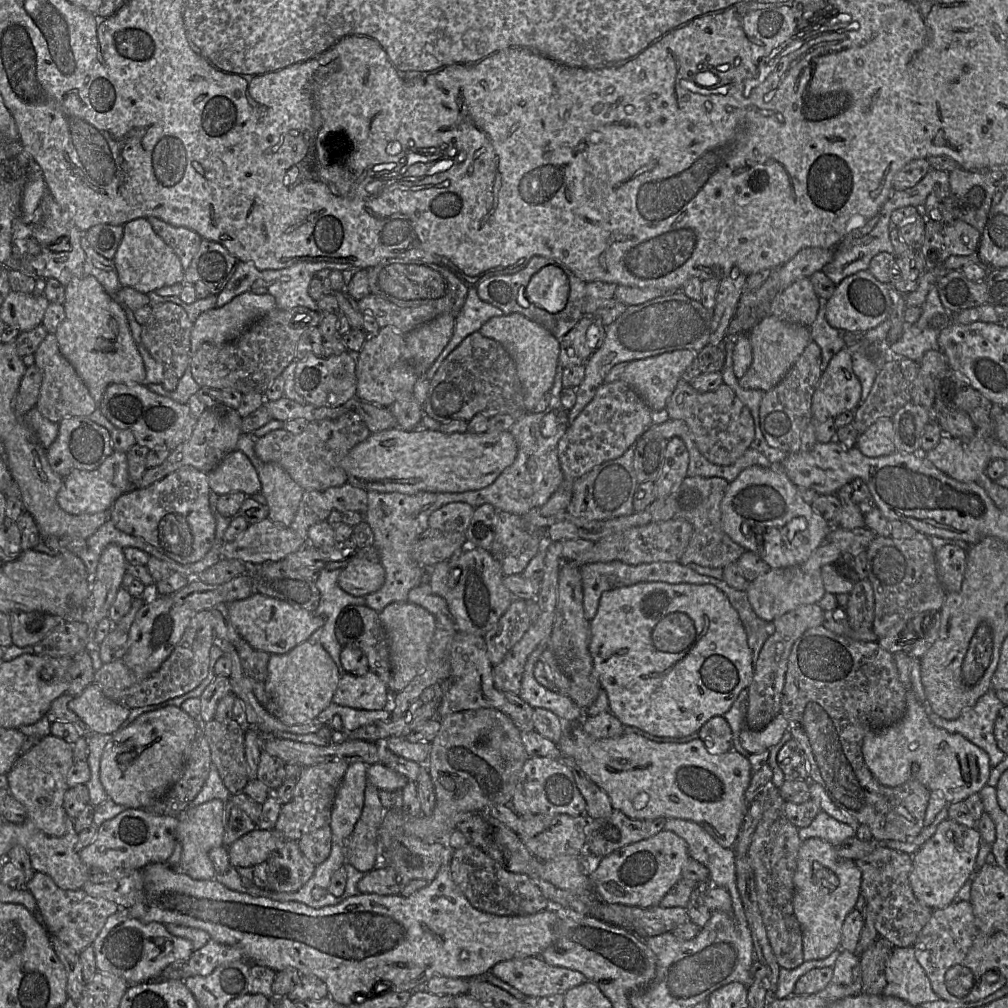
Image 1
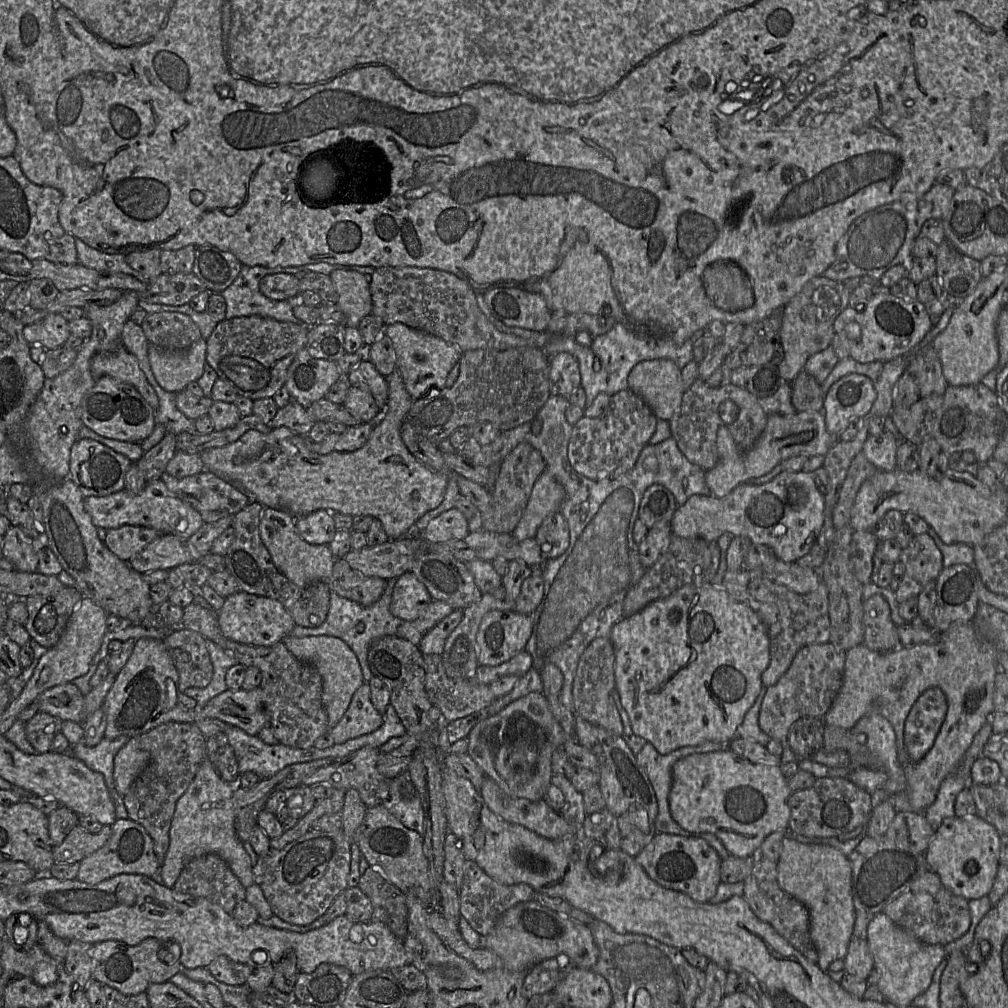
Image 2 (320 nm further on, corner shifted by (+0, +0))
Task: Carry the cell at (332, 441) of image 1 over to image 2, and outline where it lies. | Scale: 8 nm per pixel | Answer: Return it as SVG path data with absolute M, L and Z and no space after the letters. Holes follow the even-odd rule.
M376 421L361 423L348 427L342 433L329 433L322 441L314 442L304 436L306 446L318 454L328 454L333 451L351 452L361 448L371 435Z

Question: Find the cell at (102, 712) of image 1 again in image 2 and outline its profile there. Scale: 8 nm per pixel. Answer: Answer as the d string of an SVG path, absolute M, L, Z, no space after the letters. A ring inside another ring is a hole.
M73 683L61 684L45 690L35 702L39 711L62 721L81 722L85 696Z

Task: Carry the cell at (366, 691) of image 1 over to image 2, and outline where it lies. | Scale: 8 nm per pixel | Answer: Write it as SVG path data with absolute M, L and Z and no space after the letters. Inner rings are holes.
M364 682L353 694L342 718L330 729L334 744L370 734L383 724L383 714L373 706L370 685Z

